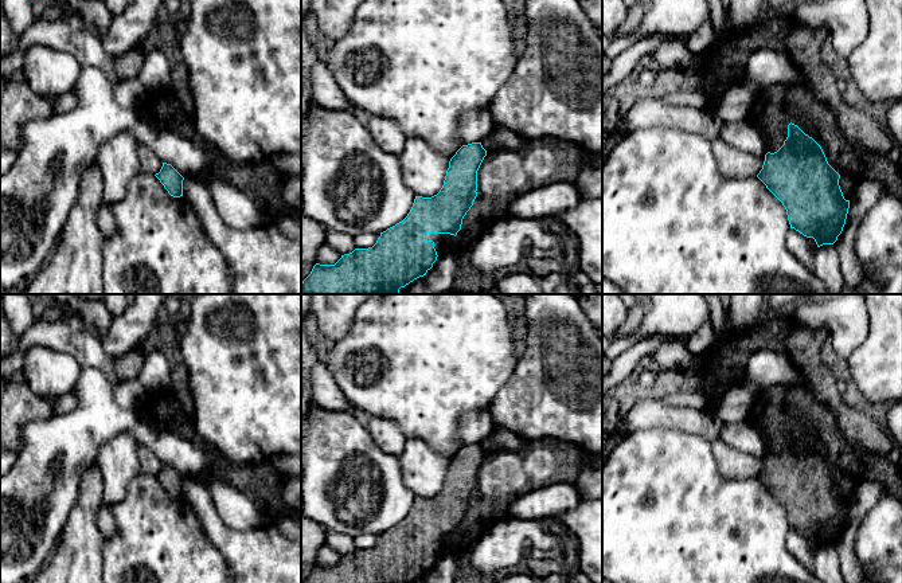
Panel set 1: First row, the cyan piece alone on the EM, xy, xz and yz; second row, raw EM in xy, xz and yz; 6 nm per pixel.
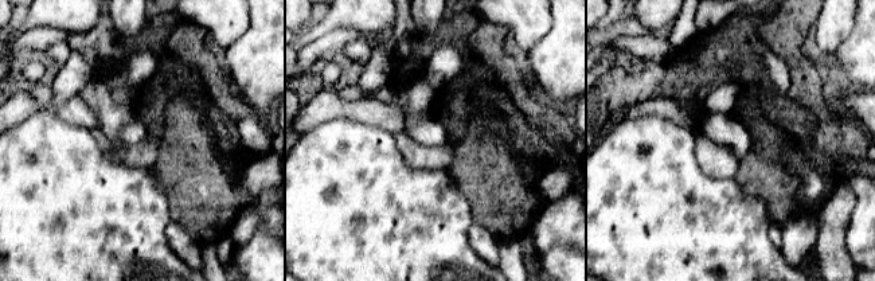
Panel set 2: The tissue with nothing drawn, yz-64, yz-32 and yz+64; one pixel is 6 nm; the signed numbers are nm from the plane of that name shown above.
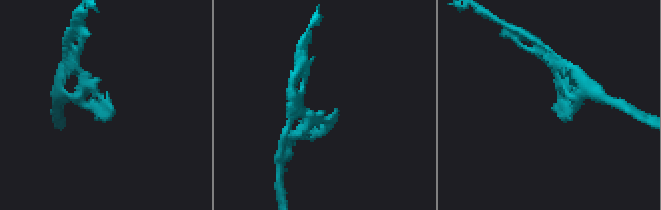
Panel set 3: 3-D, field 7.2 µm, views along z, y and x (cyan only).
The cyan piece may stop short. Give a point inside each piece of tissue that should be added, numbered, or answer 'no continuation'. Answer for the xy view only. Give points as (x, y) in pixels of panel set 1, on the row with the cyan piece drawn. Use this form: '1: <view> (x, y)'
no continuation

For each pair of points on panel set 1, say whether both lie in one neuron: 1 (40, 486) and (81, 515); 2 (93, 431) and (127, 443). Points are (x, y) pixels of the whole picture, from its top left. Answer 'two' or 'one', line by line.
1: two
2: two

